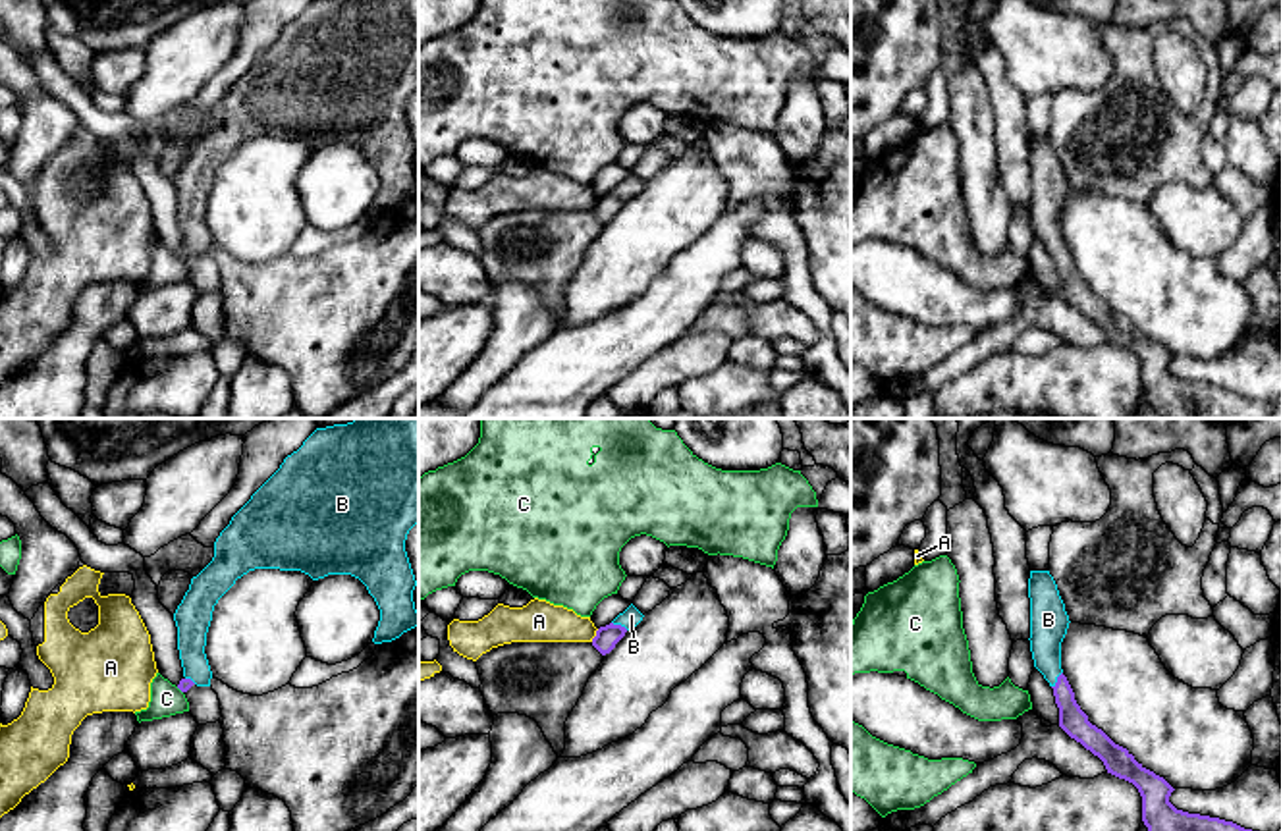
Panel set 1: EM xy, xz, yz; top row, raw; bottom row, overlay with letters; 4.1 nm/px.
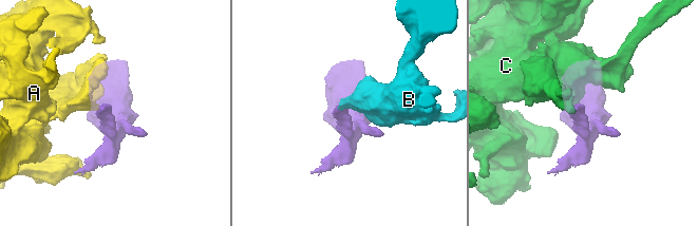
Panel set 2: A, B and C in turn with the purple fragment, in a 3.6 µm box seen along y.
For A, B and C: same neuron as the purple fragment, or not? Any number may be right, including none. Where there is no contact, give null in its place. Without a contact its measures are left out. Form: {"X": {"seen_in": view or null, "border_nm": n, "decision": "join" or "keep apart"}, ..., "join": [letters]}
{"A": {"seen_in": "xz", "border_nm": 70, "decision": "keep apart"}, "B": {"seen_in": "yz", "border_nm": 80, "decision": "join"}, "C": {"seen_in": "xy", "border_nm": 40, "decision": "keep apart"}, "join": ["B"]}

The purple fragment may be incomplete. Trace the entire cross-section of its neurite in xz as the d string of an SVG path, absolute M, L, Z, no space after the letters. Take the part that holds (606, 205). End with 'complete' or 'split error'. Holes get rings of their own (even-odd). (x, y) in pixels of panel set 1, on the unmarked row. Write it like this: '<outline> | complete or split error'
M631 172L623 181L619 181L610 193L600 195L592 206L592 214L602 222L610 222L615 212L625 204L627 199L642 189L642 181Z | split error

